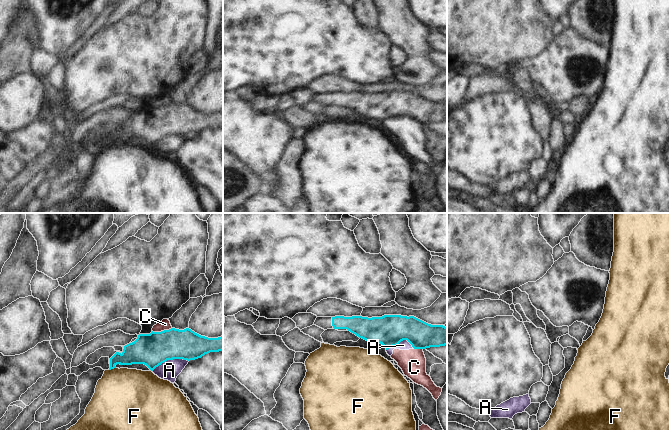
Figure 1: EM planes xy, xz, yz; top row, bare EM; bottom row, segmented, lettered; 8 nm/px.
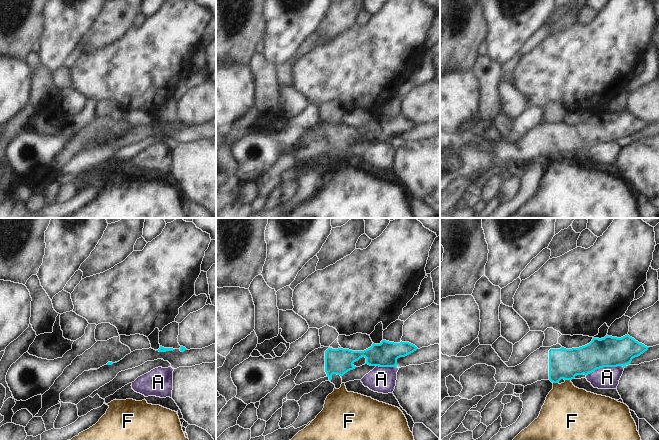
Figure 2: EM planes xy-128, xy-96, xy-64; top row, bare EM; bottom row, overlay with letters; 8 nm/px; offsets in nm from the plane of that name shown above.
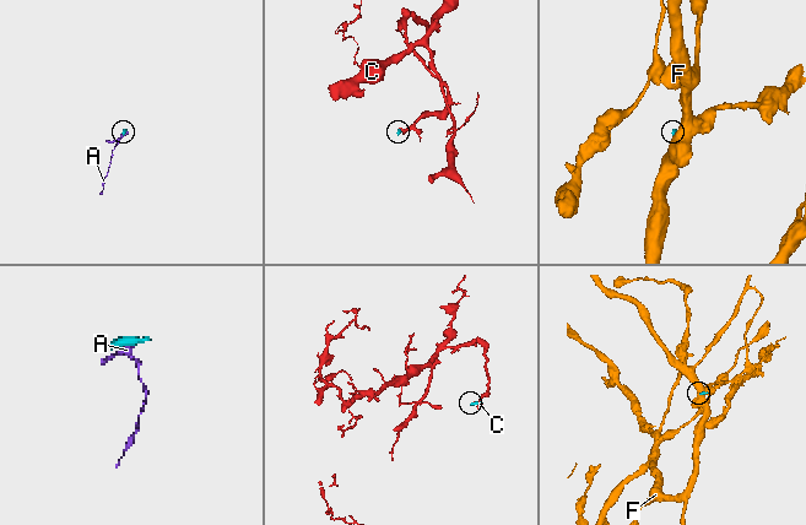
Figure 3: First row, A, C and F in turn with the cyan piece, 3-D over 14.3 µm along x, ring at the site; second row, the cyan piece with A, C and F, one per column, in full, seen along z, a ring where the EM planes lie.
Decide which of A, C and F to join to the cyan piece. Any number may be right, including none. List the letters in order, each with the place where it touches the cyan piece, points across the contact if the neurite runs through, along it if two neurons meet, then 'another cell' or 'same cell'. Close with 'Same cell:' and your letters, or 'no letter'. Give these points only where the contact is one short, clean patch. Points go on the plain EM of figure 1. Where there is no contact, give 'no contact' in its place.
A: contact xy (170, 135); border xy (188, 136), (167, 135), (152, 147); another cell
C: contact xy (161, 107); border xy (171, 103), (165, 106), (152, 107); another cell
F: contact xy (111, 144); border xy (115, 143), (108, 145); another cell
Same cell: no letter

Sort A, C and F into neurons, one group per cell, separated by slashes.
A C / F

